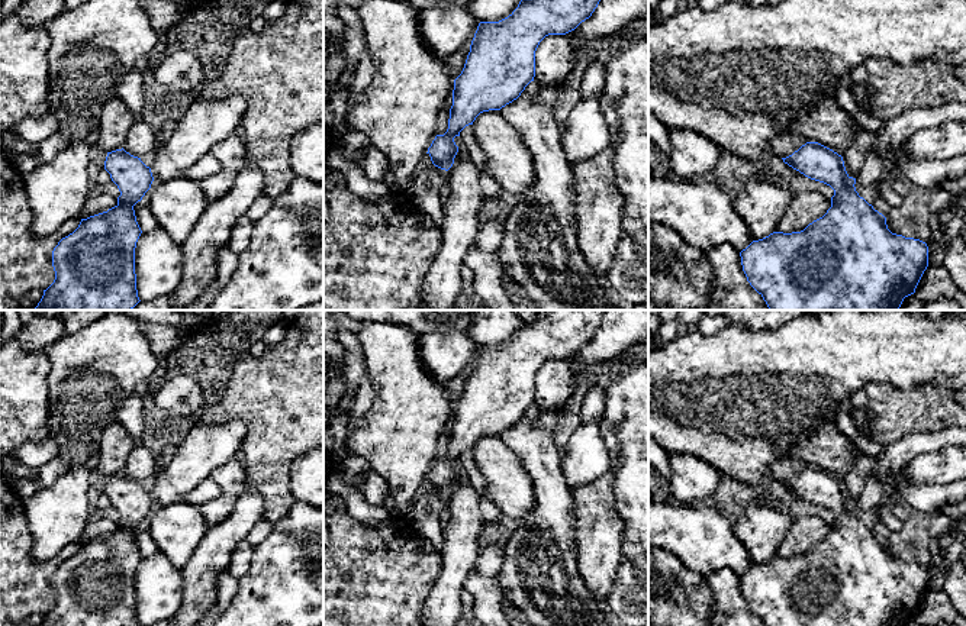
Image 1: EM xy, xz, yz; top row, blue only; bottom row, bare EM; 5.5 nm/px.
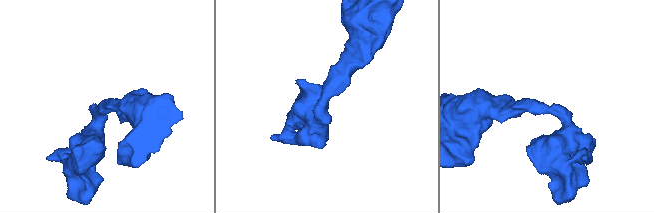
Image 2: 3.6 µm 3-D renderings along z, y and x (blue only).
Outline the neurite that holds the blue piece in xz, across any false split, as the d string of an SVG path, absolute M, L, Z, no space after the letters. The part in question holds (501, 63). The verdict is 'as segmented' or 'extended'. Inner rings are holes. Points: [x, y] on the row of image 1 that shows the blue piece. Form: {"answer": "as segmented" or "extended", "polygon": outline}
{"answer": "as segmented", "polygon": "M521 0L518 7L499 22L480 22L470 45L464 68L454 80L448 129L437 135L428 148L435 167L448 171L458 152L454 142L460 132L489 110L500 110L516 100L535 77L535 51L548 35L566 35L589 19L600 0Z"}

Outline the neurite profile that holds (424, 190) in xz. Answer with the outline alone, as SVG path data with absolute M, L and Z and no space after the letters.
M432 164L428 170L413 177L403 190L412 204L424 210L438 228L444 222L439 188L445 181L448 181L448 171Z

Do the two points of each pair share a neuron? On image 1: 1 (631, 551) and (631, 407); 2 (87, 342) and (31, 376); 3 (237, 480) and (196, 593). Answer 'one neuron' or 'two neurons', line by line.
1: one neuron
2: two neurons
3: two neurons

